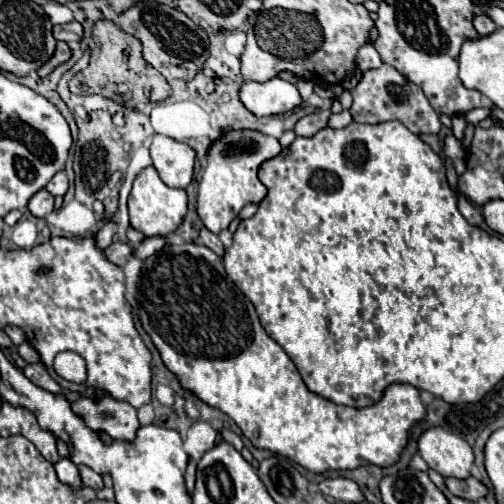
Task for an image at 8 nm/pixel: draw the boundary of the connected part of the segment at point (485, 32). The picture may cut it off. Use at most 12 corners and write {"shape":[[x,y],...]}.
{"shape":[[475,14],[473,24],[481,36],[497,30],[485,14]]}

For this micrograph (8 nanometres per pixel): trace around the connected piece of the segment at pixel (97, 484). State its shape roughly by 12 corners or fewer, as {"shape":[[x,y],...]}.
{"shape":[[79,466],[83,484],[95,492],[103,488],[103,480],[87,466]]}

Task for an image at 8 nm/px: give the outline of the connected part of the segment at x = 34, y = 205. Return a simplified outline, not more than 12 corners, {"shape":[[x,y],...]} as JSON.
{"shape":[[39,190],[29,200],[29,212],[45,218],[53,212],[53,196]]}

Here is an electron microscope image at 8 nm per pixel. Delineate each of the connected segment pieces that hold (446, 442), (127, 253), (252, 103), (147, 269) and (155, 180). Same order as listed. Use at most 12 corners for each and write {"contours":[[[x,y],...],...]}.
{"contours":[[[431,428],[419,454],[449,478],[469,478],[471,446],[457,434]],[[113,242],[103,250],[105,258],[117,266],[125,266],[133,248],[127,242]],[[277,76],[245,82],[239,96],[255,116],[283,114],[303,102]],[[203,244],[143,262],[165,366],[309,472],[393,466],[427,416],[311,392]],[[153,166],[133,182],[131,226],[145,236],[175,232],[187,194]]]}

